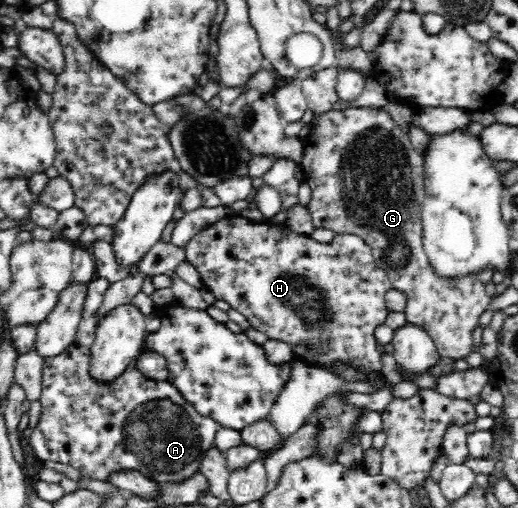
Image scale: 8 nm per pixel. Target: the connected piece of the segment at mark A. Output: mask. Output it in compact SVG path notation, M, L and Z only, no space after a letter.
M97 275L86 285L75 341L61 355L44 362L39 399L42 412L37 427L27 432L26 437L39 462L49 460L71 465L83 476L97 481L107 482L107 476L113 471L139 471L157 485L163 481L183 481L199 470L201 457L214 446L221 427L213 419L202 416L167 380L149 379L133 365L112 386L98 385L89 377L88 359L98 321L96 309L99 309L109 285L109 280Z

